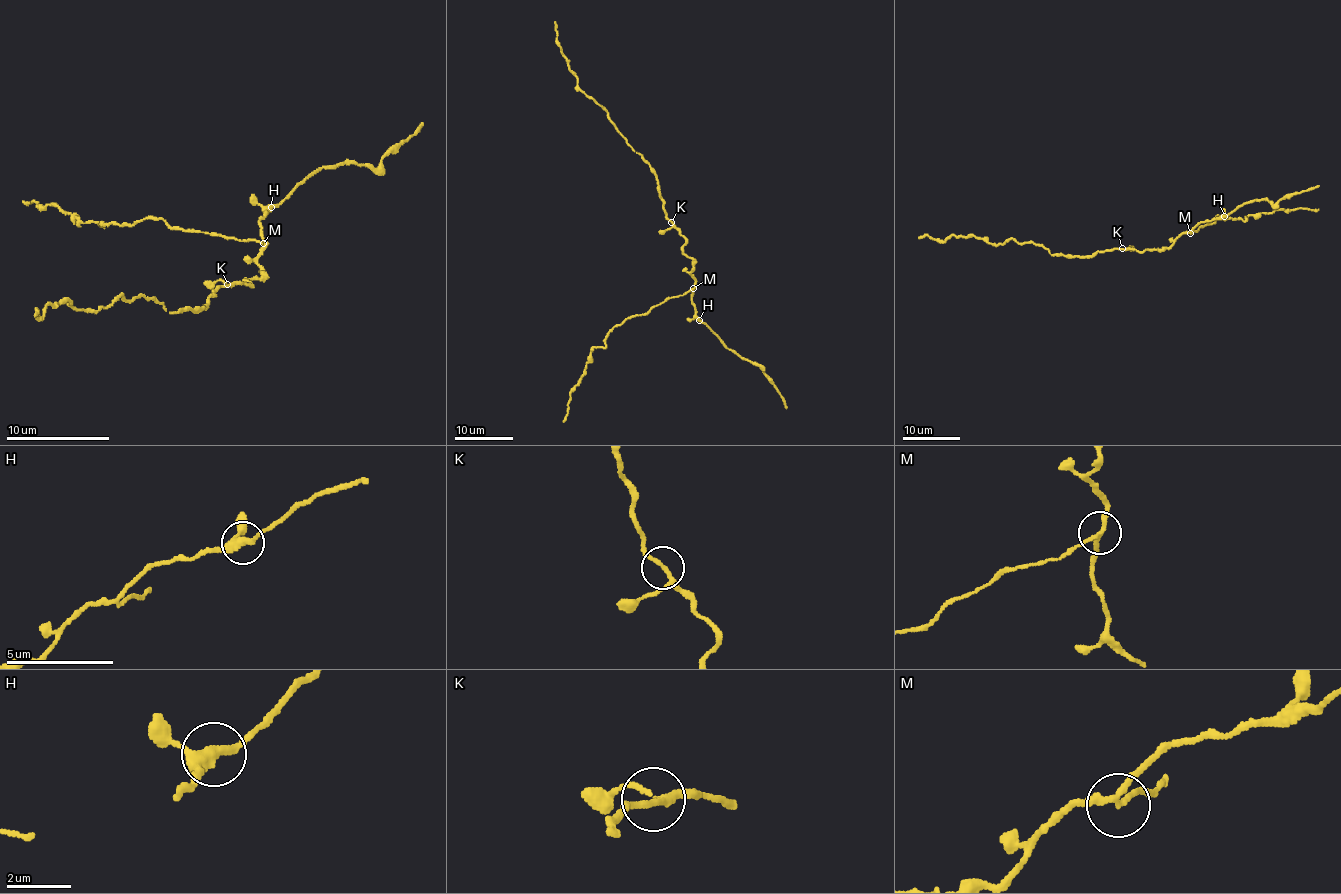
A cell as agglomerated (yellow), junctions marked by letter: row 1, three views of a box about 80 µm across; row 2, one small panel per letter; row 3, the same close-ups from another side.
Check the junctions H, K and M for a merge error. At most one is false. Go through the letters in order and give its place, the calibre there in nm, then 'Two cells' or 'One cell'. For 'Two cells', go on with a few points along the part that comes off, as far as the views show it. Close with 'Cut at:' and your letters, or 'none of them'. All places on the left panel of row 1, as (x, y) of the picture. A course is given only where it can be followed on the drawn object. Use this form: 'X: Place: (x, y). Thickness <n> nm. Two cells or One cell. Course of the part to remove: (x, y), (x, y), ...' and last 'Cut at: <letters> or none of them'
H: Place: (271, 207). Thickness 280 nm. One cell
K: Place: (227, 284). Thickness 170 nm. One cell
M: Place: (263, 243). Thickness 170 nm. Two cells. Course of the part to remove: (263, 242), (176, 229), (161, 218), (145, 218), (132, 224), (81, 223), (58, 205), (22, 201)
Cut at: M

